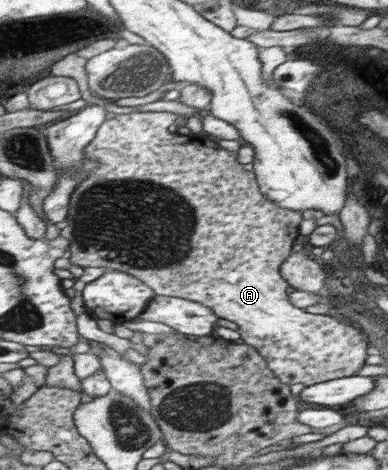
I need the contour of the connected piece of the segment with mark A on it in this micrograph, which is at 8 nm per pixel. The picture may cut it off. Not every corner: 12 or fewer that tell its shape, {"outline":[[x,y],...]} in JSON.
{"outline":[[110,116],[70,263],[210,307],[283,383],[369,343],[289,301],[301,211],[238,151]]}

